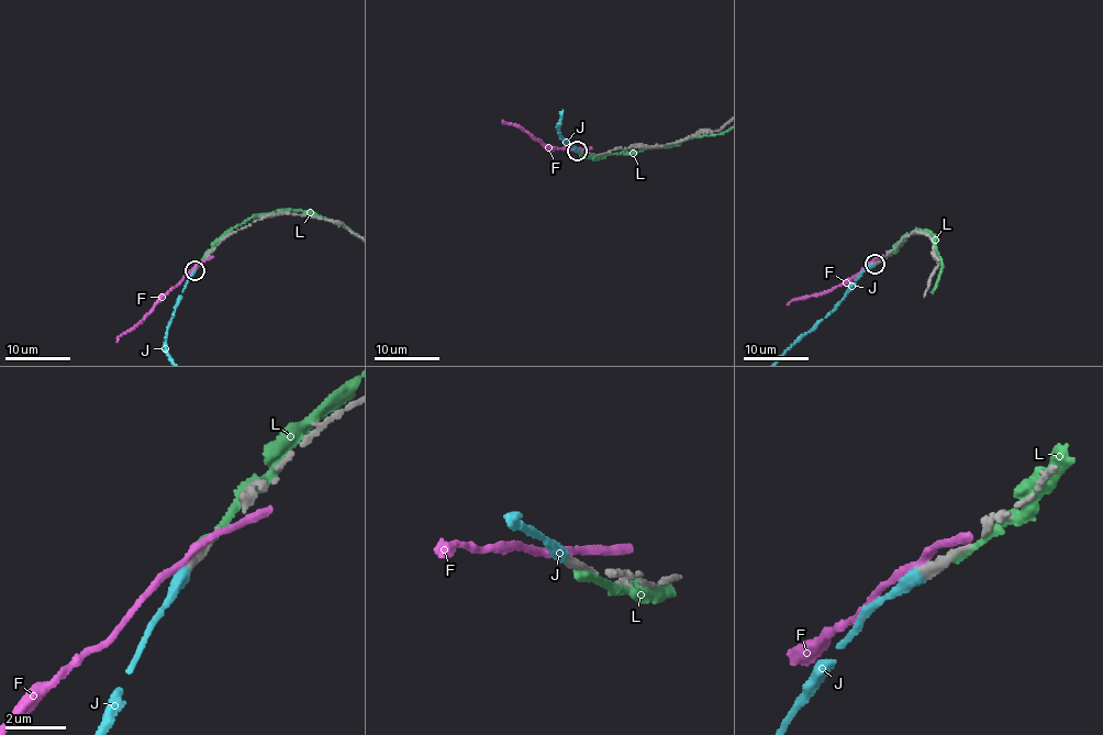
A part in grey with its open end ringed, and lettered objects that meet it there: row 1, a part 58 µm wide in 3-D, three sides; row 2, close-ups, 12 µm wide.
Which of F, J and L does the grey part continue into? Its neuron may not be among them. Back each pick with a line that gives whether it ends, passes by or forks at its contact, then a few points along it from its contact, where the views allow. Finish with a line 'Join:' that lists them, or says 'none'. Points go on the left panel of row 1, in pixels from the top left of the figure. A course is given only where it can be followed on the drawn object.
J: It ends there
Join: J

